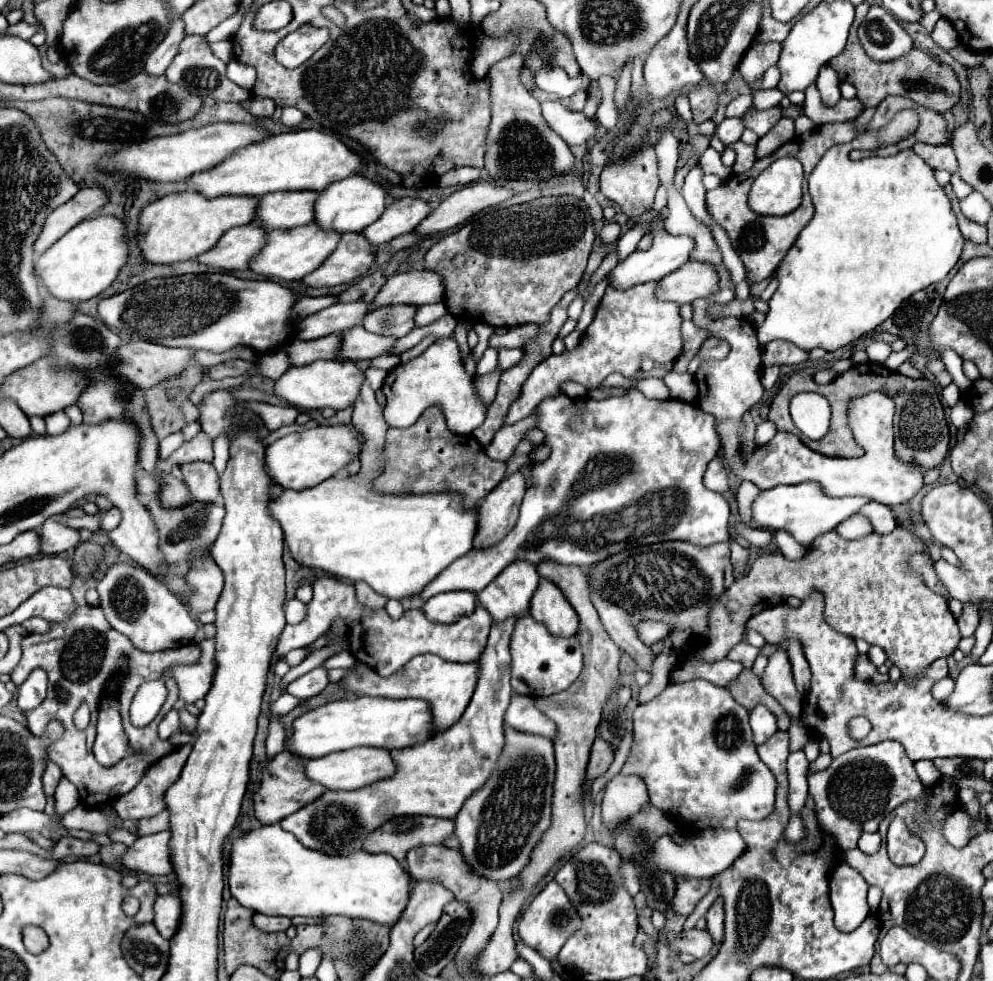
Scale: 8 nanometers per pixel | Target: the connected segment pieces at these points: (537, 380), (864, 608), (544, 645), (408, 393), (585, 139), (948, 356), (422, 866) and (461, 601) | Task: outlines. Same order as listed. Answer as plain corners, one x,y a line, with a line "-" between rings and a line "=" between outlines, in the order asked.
656,282
638,284
624,292
608,286
592,324
586,328
586,336
574,350
560,356
552,354
532,370
522,386
520,398
510,406
504,426
516,424
530,416
544,398
558,394
558,384
566,380
574,380
586,386
586,390
594,390
612,372
620,372
622,376
634,380
644,358
652,358
656,364
672,364
682,354
682,318
678,316
678,304
658,302
654,298
654,284
=
898,526
892,534
882,536
872,532
858,540
844,540
836,532
822,534
798,562
786,560
780,554
760,556
748,574
712,602
708,610
708,630
702,634
706,644
696,656
704,662
722,660
728,650
742,640
746,632
744,622
756,612
782,604
790,596
806,600
812,592
822,592
828,624
834,630
880,646
888,660
900,668
902,678
914,682
934,660
950,656
958,648
960,632
946,600
926,588
924,582
910,572
906,558
912,552
926,552
926,548
910,530
=
524,614
518,618
512,638
512,690
516,694
526,694
532,698
550,696
566,690
582,670
582,650
576,636
572,638
556,638
548,634
548,628
536,622
532,616
=
442,338
440,342
434,342
428,350
424,350
420,356
390,370
384,380
384,390
388,394
392,392
392,396
386,396
384,408
384,418
390,428
412,426
428,406
442,408
446,424
454,434
470,434
476,426
484,422
486,416
486,406
476,398
472,376
464,372
460,350
454,338
=
542,102
542,114
552,130
568,142
568,146
590,144
596,140
596,126
582,112
572,112
556,102
=
944,350
944,352
940,354
940,358
942,358
942,362
946,364
946,370
950,372
954,384
958,384
958,388
960,388
962,392
970,390
972,382
970,382
970,380
964,376
964,372
962,372
962,358
960,358
958,354
954,354
954,350
=
420,846
408,852
406,856
406,864
410,874
420,882
424,878
436,878
442,886
448,886
448,890
452,890
452,894
456,894
456,900
468,904
468,910
472,914
472,926
456,954
456,960
466,964
468,960
472,960
488,942
488,938
492,936
496,924
498,924
498,906
502,902
502,886
500,882
488,882
488,878
476,878
476,874
472,874
472,868
464,862
464,858
460,858
460,850
452,850
446,846
=
444,592
432,596
424,604
424,616
432,618
432,622
456,622
462,616
472,614
476,608
476,594
474,592

